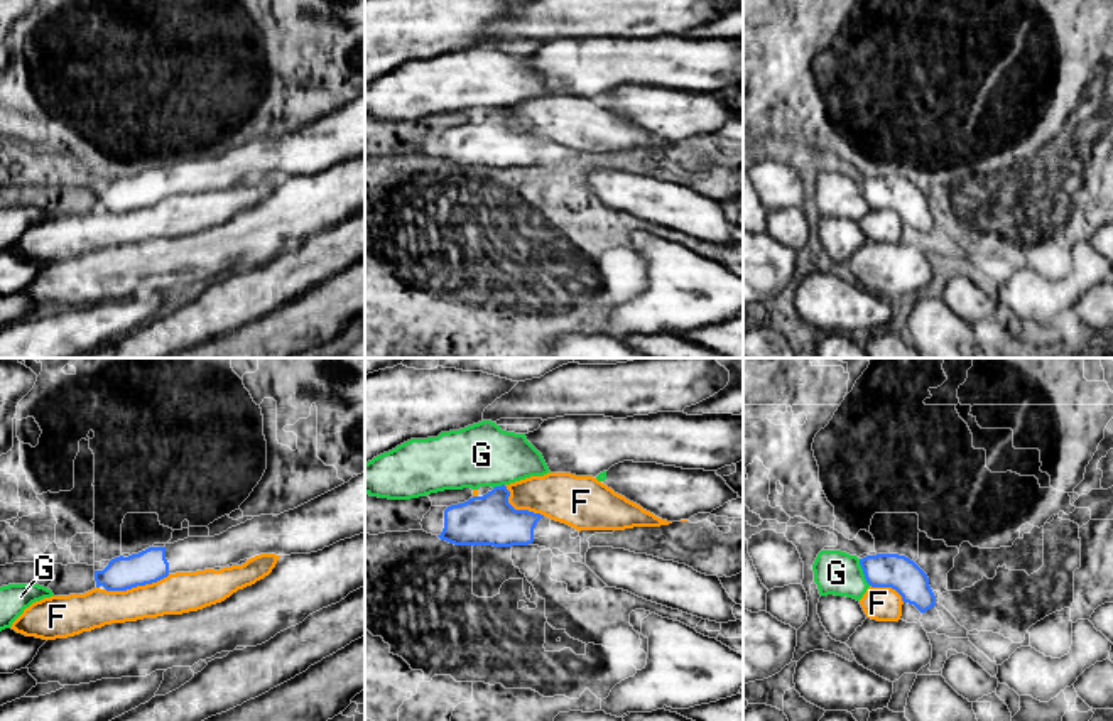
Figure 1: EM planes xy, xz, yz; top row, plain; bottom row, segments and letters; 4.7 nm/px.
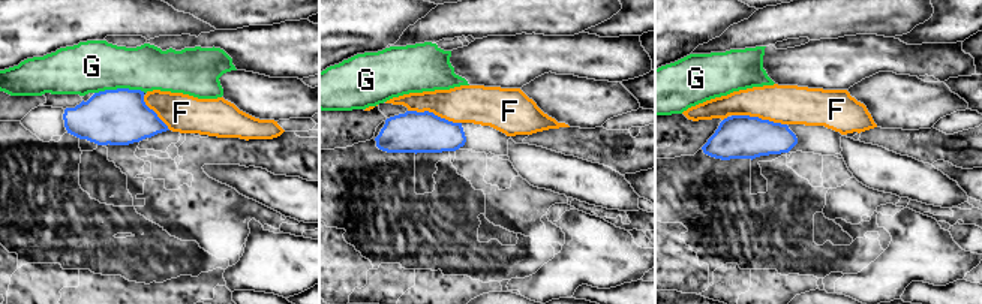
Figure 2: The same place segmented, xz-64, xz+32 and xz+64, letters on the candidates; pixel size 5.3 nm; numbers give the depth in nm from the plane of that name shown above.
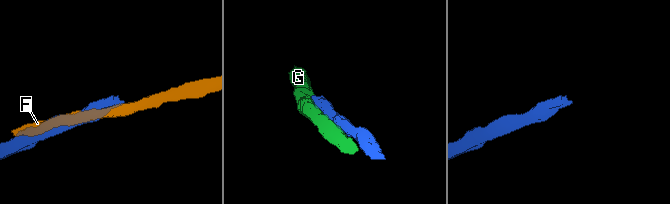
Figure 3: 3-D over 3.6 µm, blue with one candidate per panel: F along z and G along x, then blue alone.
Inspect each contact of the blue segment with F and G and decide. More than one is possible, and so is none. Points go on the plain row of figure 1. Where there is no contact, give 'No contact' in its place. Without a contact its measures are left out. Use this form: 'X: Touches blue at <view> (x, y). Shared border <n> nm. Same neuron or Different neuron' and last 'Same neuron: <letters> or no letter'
F: Touches blue at xy (137, 206). Shared border 320 nm. Different neuron
G: Touches blue at yz (863, 195). Shared border 140 nm. Different neuron
Same neuron: no letter

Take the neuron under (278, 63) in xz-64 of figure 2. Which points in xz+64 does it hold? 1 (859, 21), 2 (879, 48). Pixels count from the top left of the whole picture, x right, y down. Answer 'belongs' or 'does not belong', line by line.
1: does not belong
2: belongs

